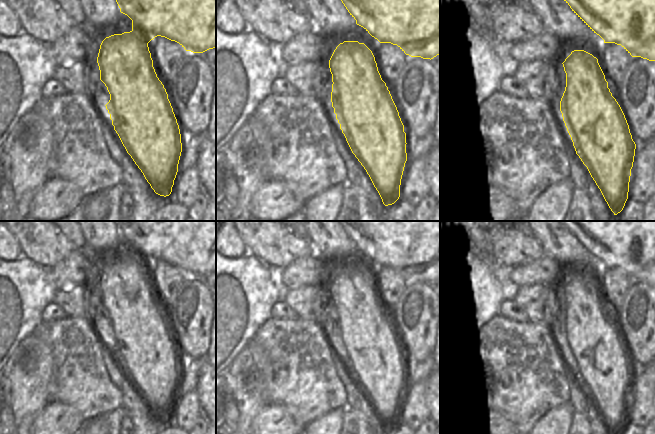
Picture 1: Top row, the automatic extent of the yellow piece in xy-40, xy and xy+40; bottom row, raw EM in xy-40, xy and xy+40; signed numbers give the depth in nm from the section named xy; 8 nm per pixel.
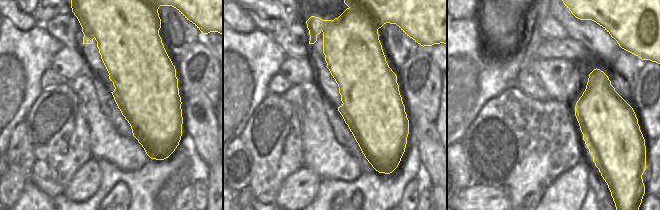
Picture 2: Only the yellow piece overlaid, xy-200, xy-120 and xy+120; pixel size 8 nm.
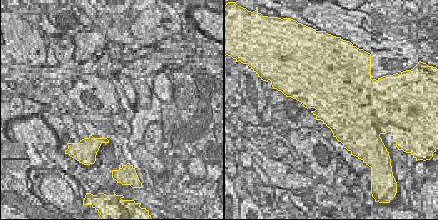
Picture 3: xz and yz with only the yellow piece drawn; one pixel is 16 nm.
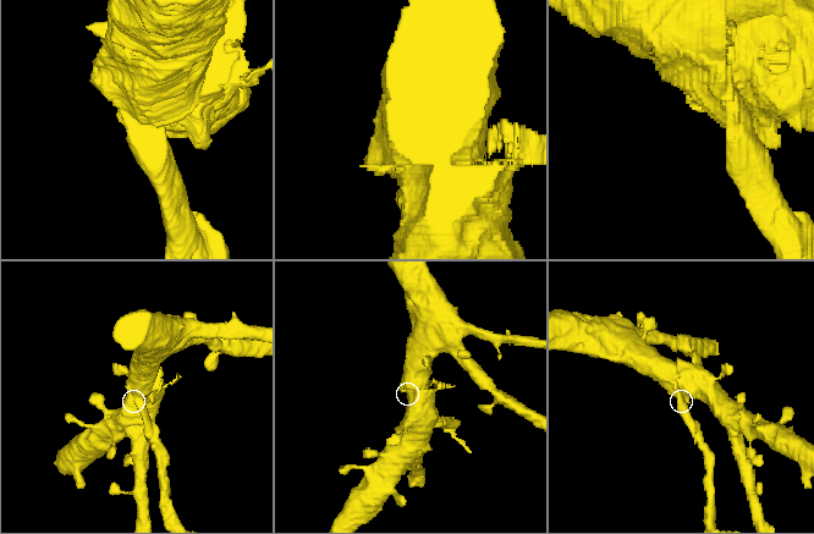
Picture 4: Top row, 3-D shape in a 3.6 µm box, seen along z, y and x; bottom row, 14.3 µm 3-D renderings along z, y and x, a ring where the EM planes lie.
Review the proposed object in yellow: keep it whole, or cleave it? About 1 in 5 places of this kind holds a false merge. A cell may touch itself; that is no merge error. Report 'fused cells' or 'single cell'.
fused cells

